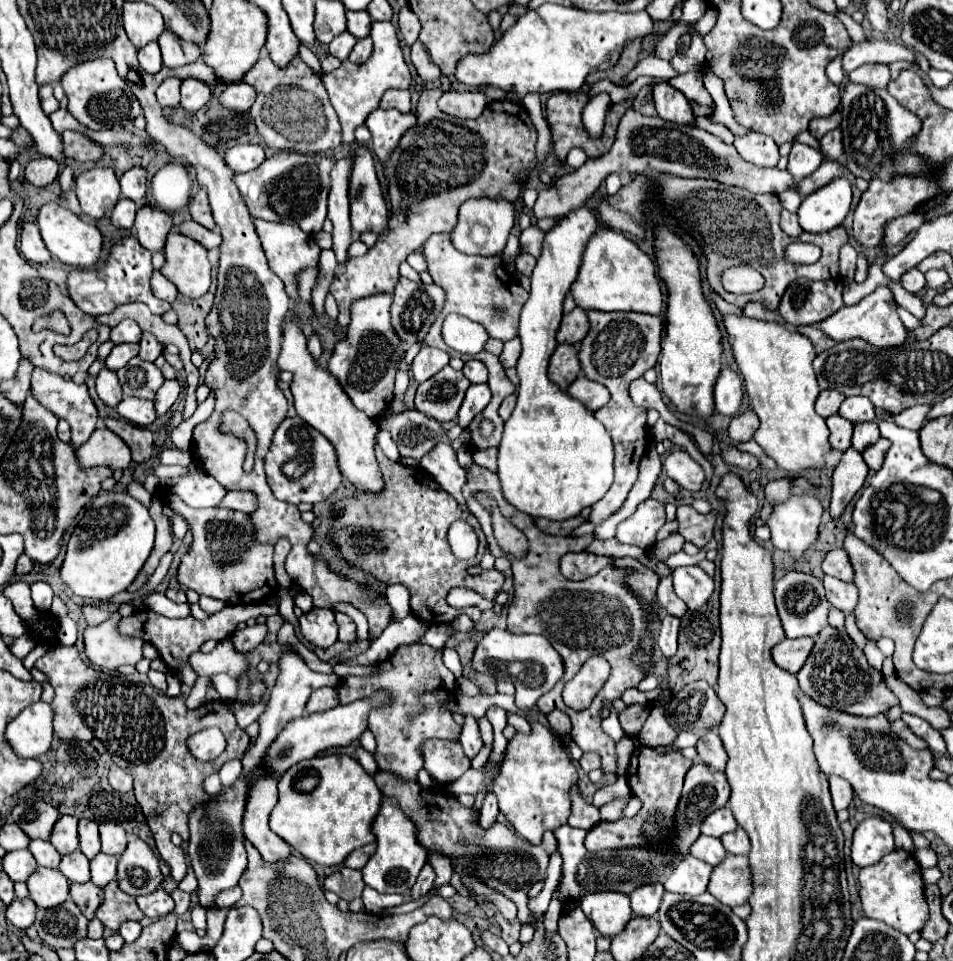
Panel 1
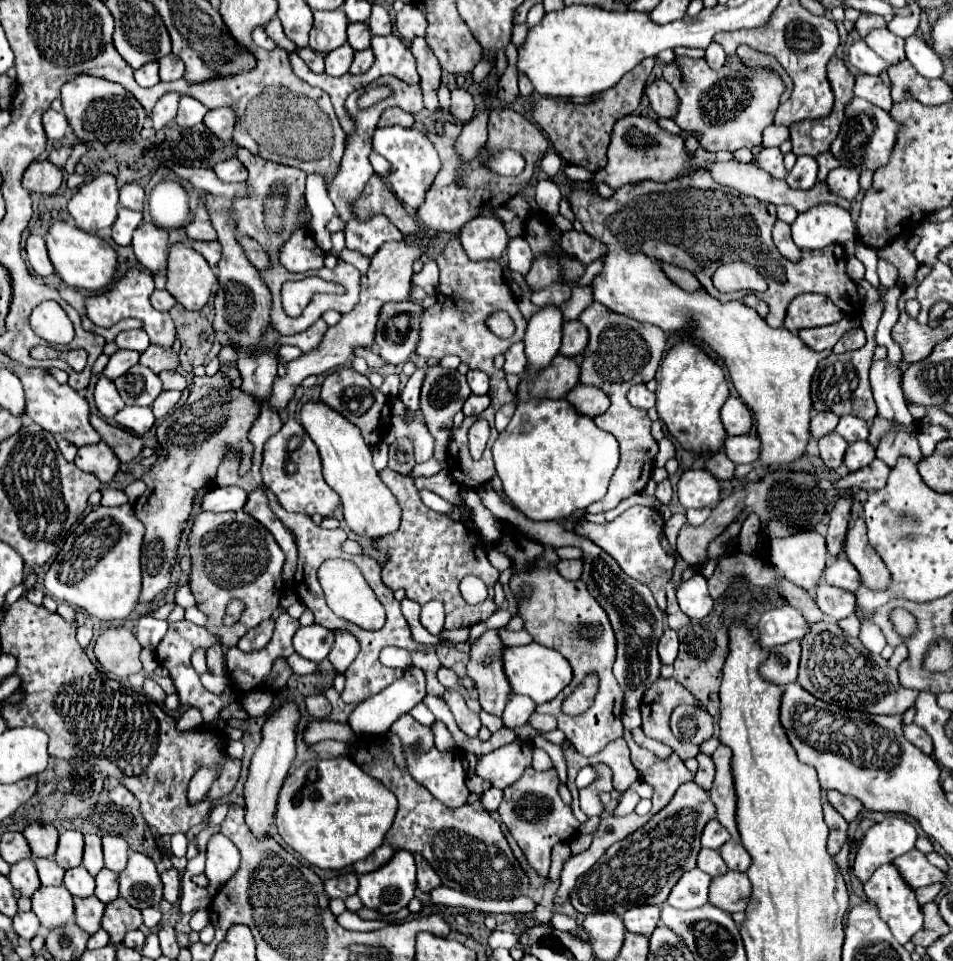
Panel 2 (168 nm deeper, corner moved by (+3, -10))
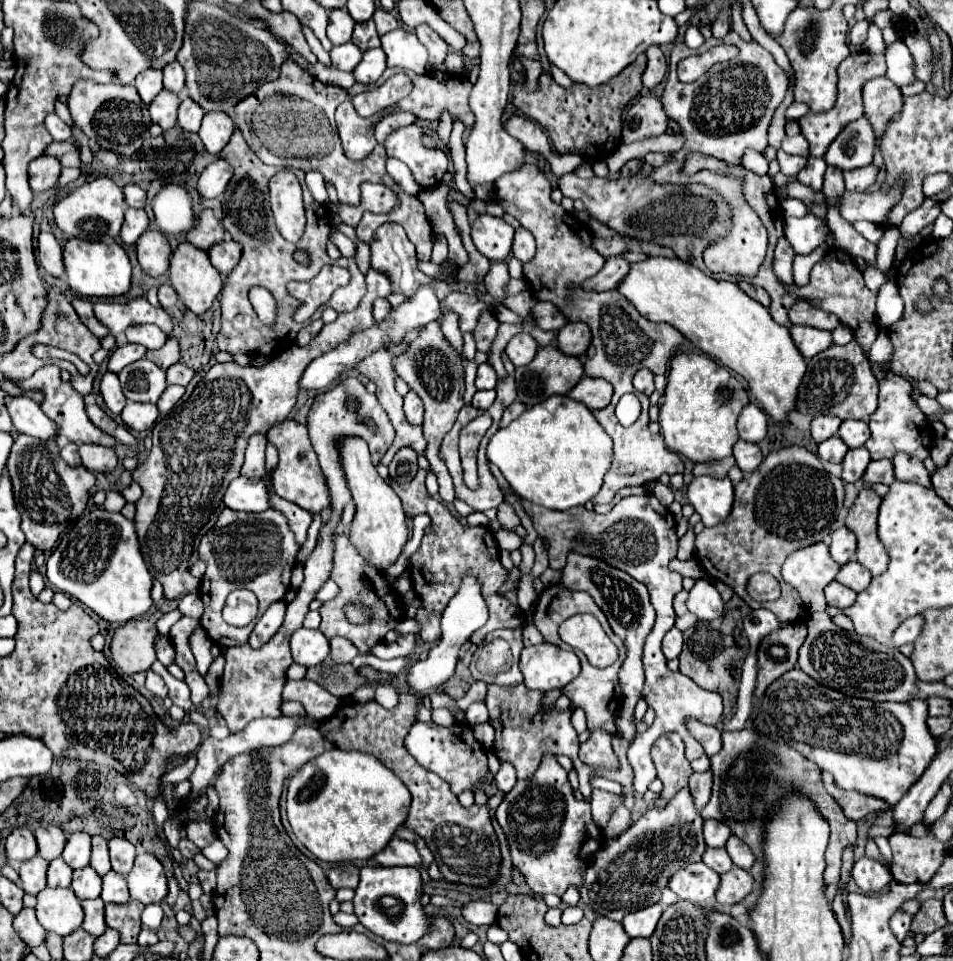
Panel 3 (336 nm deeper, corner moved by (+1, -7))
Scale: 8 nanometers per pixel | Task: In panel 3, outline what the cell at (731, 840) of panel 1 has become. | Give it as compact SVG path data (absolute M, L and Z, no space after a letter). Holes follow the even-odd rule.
M732 835L732 837L728 839L726 851L728 851L728 855L730 855L730 859L732 859L732 863L734 863L736 867L748 871L748 869L754 865L754 853L752 853L750 847L748 847L742 839L738 839L736 835Z

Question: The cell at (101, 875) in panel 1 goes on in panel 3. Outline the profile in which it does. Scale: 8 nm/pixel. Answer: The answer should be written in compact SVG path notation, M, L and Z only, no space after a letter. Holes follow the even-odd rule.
M110 871L108 875L102 877L102 901L104 903L128 903L130 901L130 893L128 893L128 885L126 885L126 877Z

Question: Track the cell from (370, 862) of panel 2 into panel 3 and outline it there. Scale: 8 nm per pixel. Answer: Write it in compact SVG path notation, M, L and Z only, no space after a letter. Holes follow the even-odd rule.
M394 837L384 851L374 855L374 861L380 865L408 865L408 867L420 867L422 857L414 843L404 841L400 837Z

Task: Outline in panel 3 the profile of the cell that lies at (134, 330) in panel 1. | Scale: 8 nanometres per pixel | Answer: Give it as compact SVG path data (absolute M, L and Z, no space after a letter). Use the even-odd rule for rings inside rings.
M134 325L126 329L126 339L130 343L140 343L146 349L160 349L168 335L158 327L158 325Z

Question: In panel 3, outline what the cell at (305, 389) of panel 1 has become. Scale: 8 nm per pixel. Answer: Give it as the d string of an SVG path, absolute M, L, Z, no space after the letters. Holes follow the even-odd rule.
M344 439L340 443L340 449L342 449L340 453L342 453L342 465L346 471L348 487L356 503L356 517L350 525L350 543L356 547L356 551L366 559L370 567L374 567L378 573L386 573L388 567L396 563L396 559L402 553L402 547L408 541L408 523L400 497L378 475L376 467L370 461L370 451L366 441Z

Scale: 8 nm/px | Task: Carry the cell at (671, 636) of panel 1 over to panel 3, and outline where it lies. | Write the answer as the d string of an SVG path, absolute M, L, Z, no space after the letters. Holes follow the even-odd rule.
M672 627L666 633L666 637L662 641L662 651L664 651L666 659L676 659L680 655L680 651L682 651L682 633L676 627Z

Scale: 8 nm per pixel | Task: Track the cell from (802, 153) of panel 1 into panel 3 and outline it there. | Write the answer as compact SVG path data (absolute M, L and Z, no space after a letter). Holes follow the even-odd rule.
M810 157L808 165L798 173L798 181L808 185L814 191L822 191L822 183L824 183L824 171L826 171L826 163L824 159L816 159Z

